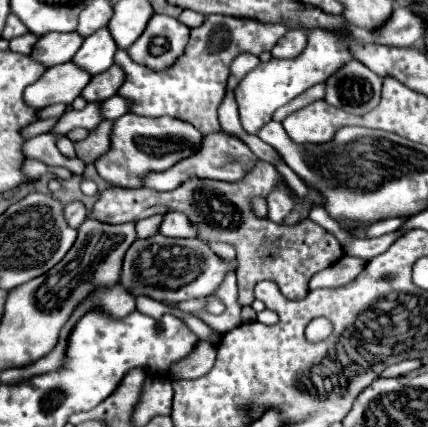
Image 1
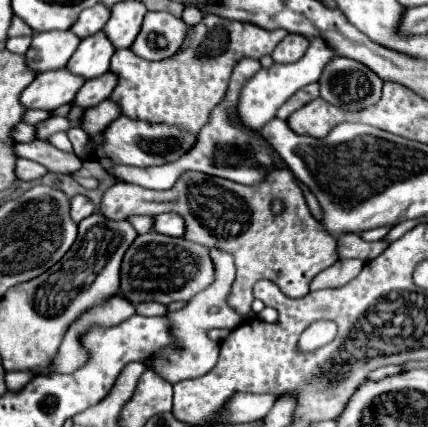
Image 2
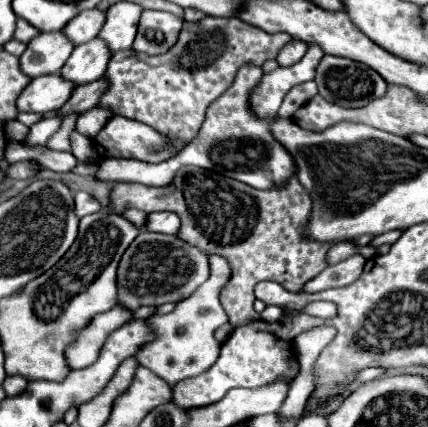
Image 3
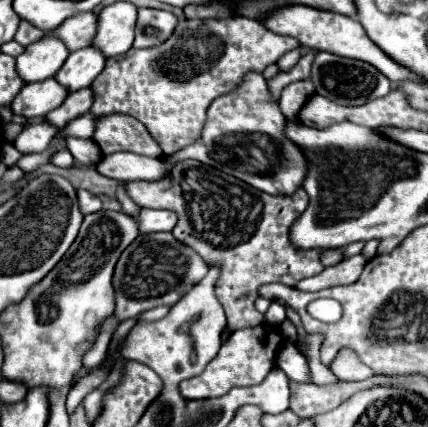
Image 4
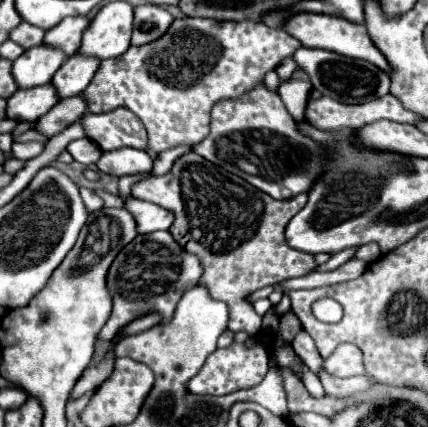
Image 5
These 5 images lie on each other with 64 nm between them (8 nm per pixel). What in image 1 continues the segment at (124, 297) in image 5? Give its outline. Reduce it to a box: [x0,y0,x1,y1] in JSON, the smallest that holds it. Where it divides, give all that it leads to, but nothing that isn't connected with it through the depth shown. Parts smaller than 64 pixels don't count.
[120,234,236,302]

